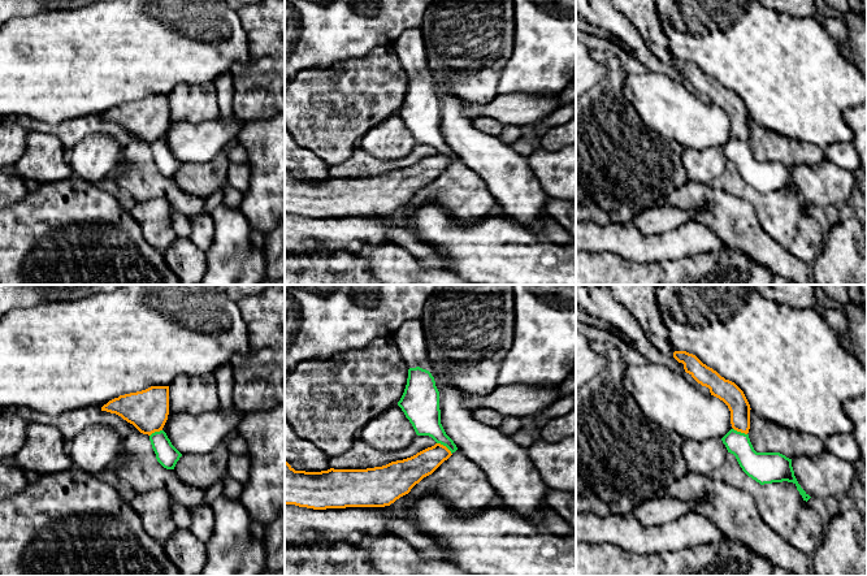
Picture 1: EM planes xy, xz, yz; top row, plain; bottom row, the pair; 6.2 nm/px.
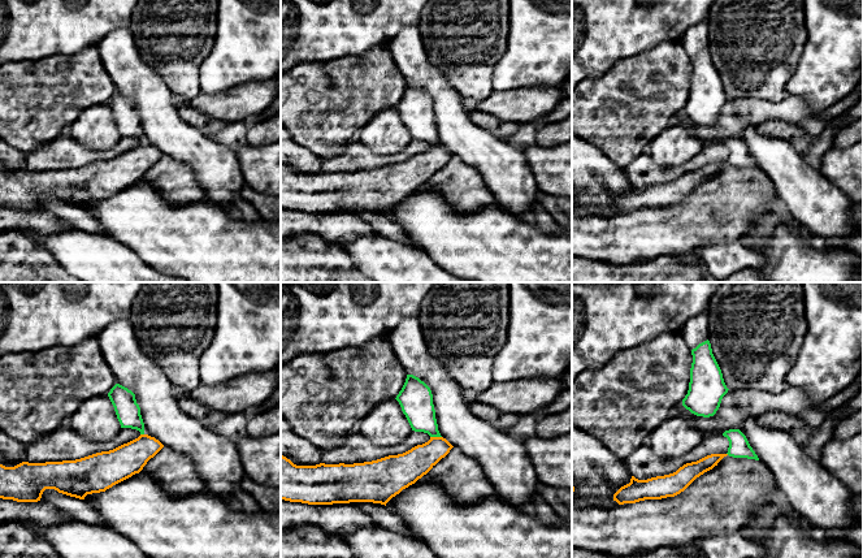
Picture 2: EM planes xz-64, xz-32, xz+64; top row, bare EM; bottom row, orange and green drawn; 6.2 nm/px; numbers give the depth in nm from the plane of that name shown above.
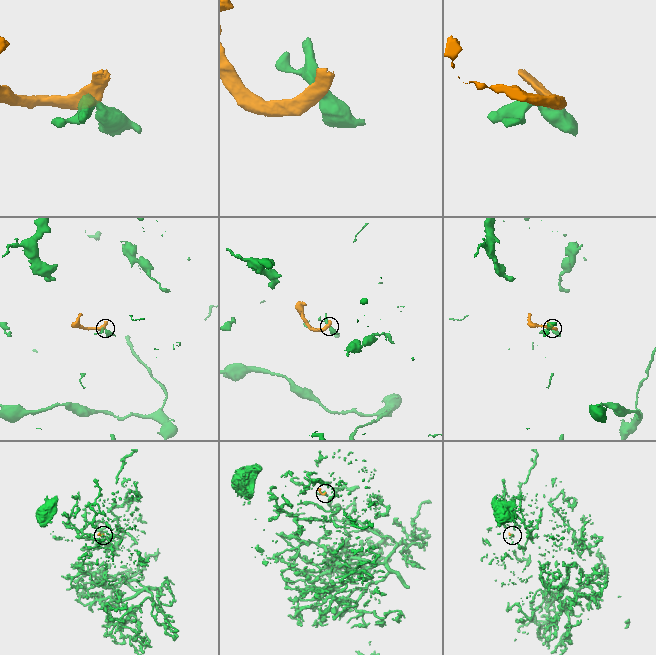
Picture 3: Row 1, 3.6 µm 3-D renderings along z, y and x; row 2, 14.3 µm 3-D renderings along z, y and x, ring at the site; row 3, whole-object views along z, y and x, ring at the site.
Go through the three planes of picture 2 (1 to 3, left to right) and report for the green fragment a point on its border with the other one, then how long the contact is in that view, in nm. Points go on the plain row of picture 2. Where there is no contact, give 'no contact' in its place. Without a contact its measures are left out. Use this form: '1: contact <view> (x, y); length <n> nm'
1: contact xz-64 (142, 143); length 30 nm
2: contact xz-32 (436, 146); length 70 nm
3: no contact

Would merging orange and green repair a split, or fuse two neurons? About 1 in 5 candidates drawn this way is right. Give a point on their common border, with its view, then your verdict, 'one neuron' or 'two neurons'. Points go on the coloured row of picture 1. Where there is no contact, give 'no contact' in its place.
meets orange in xz at (445, 446); two neurons

